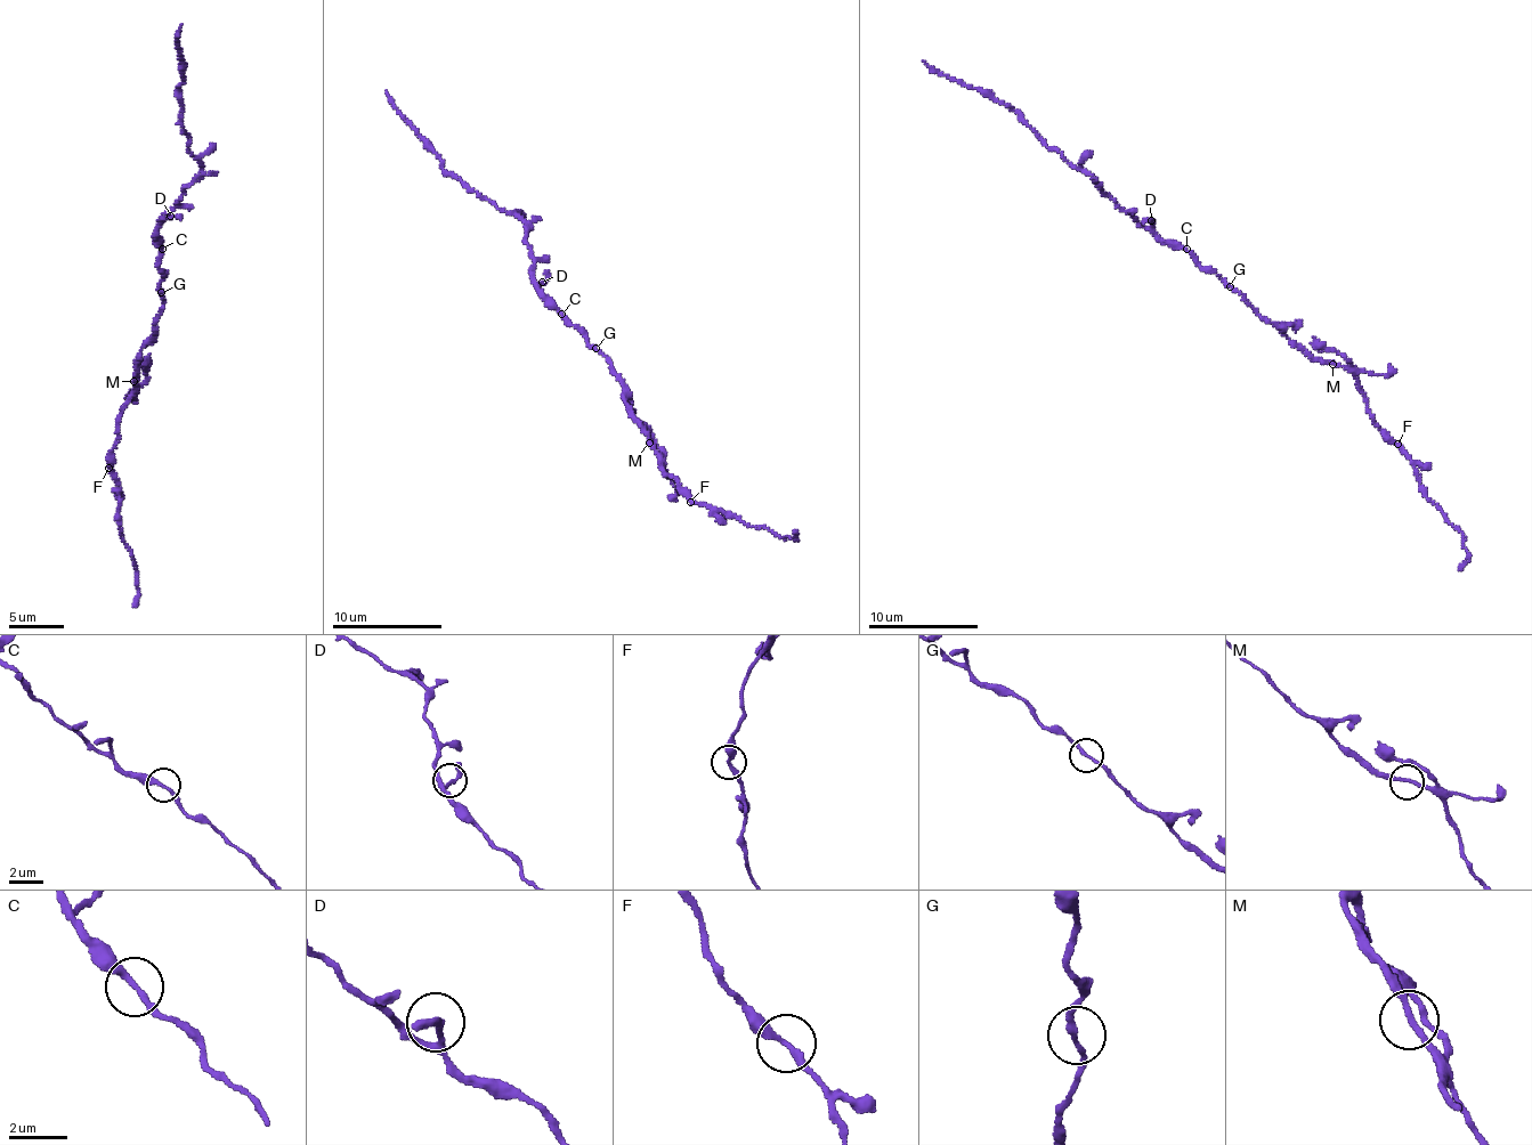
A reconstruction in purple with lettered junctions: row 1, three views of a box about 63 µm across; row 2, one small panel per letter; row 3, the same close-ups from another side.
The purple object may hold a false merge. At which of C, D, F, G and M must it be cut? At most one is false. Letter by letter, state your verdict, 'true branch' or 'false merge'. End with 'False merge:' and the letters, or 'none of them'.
C: true branch
D: true branch
F: false merge
G: true branch
M: true branch
False merge: F

